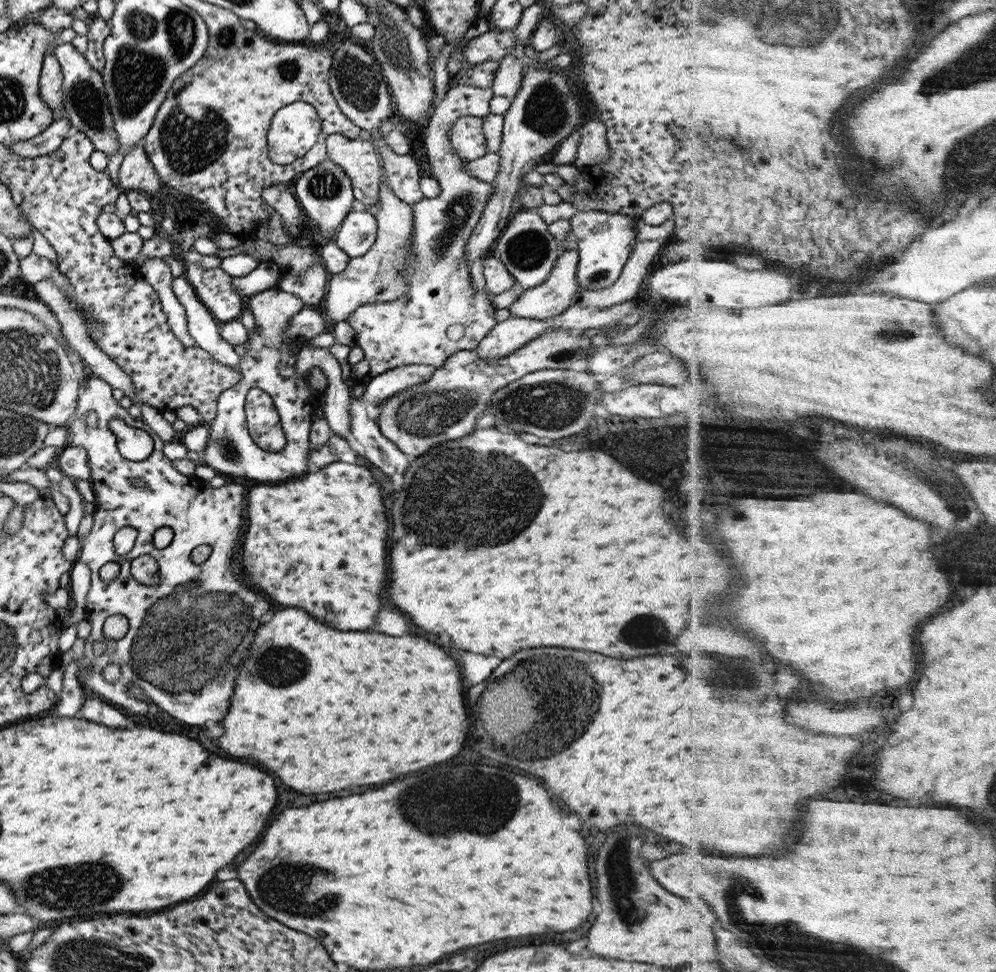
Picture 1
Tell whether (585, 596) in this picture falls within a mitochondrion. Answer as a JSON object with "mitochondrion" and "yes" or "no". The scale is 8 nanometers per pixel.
{"mitochondrion":"no"}

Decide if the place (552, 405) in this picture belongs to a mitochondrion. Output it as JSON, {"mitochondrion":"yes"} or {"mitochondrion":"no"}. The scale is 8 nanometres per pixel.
{"mitochondrion":"yes"}

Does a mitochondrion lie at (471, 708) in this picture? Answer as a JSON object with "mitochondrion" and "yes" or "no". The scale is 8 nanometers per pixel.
{"mitochondrion":"no"}

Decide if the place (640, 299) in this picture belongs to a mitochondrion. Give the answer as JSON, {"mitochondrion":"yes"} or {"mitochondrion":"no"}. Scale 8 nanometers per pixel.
{"mitochondrion":"no"}

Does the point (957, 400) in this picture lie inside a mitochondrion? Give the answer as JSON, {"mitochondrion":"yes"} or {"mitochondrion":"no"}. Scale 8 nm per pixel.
{"mitochondrion":"no"}

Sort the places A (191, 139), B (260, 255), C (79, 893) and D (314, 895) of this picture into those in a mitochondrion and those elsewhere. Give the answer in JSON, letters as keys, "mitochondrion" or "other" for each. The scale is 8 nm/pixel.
{"A":"mitochondrion","B":"other","C":"mitochondrion","D":"mitochondrion"}

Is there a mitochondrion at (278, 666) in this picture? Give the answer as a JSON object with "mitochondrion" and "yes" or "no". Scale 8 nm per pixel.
{"mitochondrion":"yes"}

